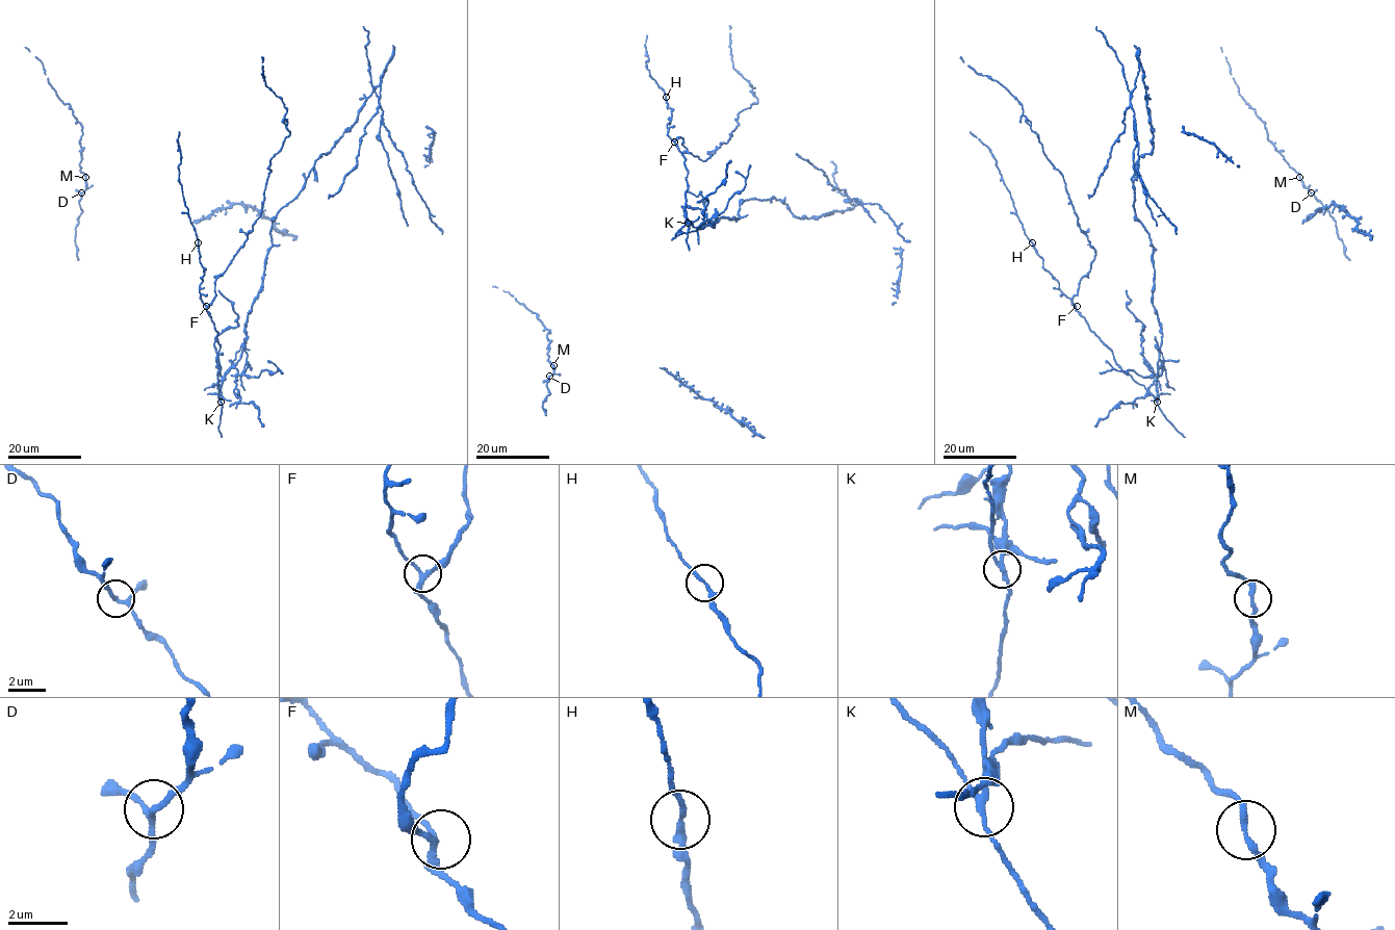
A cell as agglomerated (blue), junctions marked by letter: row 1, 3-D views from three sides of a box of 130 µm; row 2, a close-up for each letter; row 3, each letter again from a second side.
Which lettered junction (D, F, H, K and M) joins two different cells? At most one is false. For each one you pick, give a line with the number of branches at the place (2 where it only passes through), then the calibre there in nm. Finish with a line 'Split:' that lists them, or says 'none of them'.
K: 3 | 200 nm
Split: K

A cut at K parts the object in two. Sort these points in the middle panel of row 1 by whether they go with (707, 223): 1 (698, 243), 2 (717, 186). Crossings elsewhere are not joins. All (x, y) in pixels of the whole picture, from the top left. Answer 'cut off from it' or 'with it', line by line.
1: with it
2: with it

